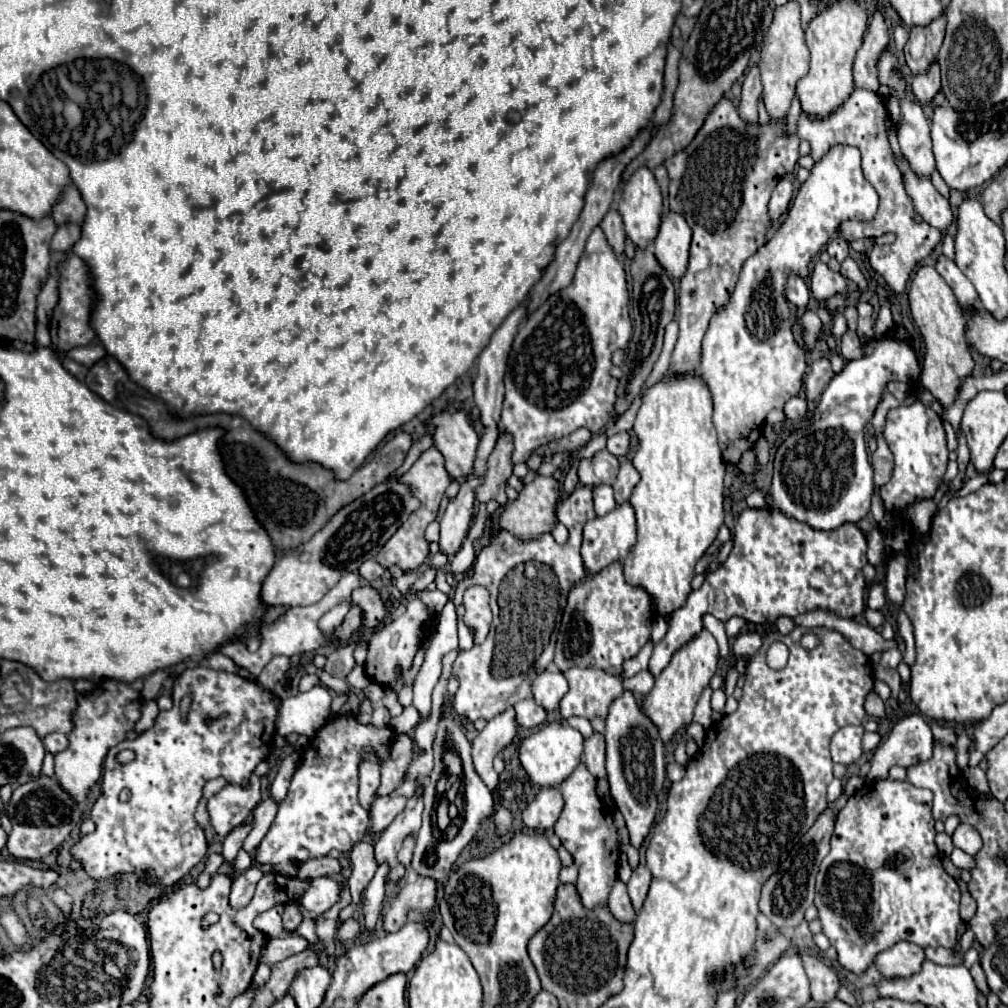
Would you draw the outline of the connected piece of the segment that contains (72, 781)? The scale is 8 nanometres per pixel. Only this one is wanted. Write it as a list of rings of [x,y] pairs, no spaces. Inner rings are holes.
[[[109,679],[107,685],[109,687],[99,685],[99,689],[95,689],[93,693],[77,695],[77,709],[71,715],[73,731],[67,735],[69,747],[55,755],[55,777],[73,795],[75,801],[83,801],[87,797],[89,787],[101,777],[107,749],[121,743],[141,715],[139,691],[133,691],[127,683],[119,683],[113,679]]]

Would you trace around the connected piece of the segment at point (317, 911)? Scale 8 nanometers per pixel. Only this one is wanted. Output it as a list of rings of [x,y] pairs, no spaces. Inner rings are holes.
[[[319,877],[311,881],[311,887],[305,891],[305,895],[299,901],[299,911],[311,919],[321,915],[339,901],[341,889],[343,885],[333,877]]]

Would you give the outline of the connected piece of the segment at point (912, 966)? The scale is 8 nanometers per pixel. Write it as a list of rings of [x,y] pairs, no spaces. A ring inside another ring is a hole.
[[[901,941],[887,951],[881,951],[875,959],[875,967],[881,971],[883,977],[911,977],[919,973],[925,961],[925,951],[915,945]]]

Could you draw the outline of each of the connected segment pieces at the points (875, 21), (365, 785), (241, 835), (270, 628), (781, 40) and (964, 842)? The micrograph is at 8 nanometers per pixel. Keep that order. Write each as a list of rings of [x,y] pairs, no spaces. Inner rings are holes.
[[[877,5],[869,29],[865,33],[863,45],[857,51],[855,57],[855,65],[853,65],[853,77],[855,77],[855,87],[863,87],[869,91],[879,91],[879,71],[877,71],[877,63],[879,57],[883,55],[883,51],[891,45],[891,37],[889,37],[889,27],[883,19],[881,13],[881,5]]]
[[[369,757],[359,767],[359,803],[365,811],[371,809],[371,801],[375,801],[379,789],[379,765],[375,757]]]
[[[247,821],[247,823],[235,827],[235,829],[225,837],[225,841],[223,841],[223,857],[225,857],[225,861],[233,861],[233,859],[237,857],[237,853],[239,853],[239,849],[241,849],[245,837],[249,835],[251,827],[253,827],[253,823]]]
[[[347,573],[341,577],[341,581],[315,605],[309,605],[309,607],[289,607],[279,619],[275,619],[273,623],[269,625],[263,625],[261,633],[263,633],[263,641],[261,641],[261,647],[259,651],[251,653],[247,651],[247,647],[241,643],[241,641],[235,641],[235,643],[229,643],[229,645],[223,645],[221,653],[231,657],[239,667],[247,669],[249,673],[253,673],[255,677],[263,671],[263,667],[271,661],[271,657],[275,655],[287,655],[287,657],[293,657],[295,653],[313,653],[317,651],[319,647],[325,647],[325,645],[345,645],[349,643],[349,639],[357,633],[357,629],[361,627],[363,623],[363,611],[359,609],[359,605],[355,605],[351,601],[351,609],[347,613],[347,617],[343,619],[343,625],[339,625],[339,629],[335,629],[333,633],[325,633],[319,629],[319,619],[335,605],[343,603],[343,601],[349,601],[351,599],[351,593],[361,587],[361,577],[357,573]]]
[[[787,1],[783,7],[777,7],[769,33],[763,41],[761,51],[761,81],[763,81],[763,103],[773,121],[783,121],[791,101],[795,97],[795,85],[801,77],[807,75],[809,69],[809,51],[805,45],[805,31],[799,21],[799,5],[795,1]]]
[[[961,823],[953,833],[953,845],[963,849],[969,855],[975,855],[975,853],[979,853],[983,843],[981,843],[981,837],[979,837],[979,831],[973,825]]]

